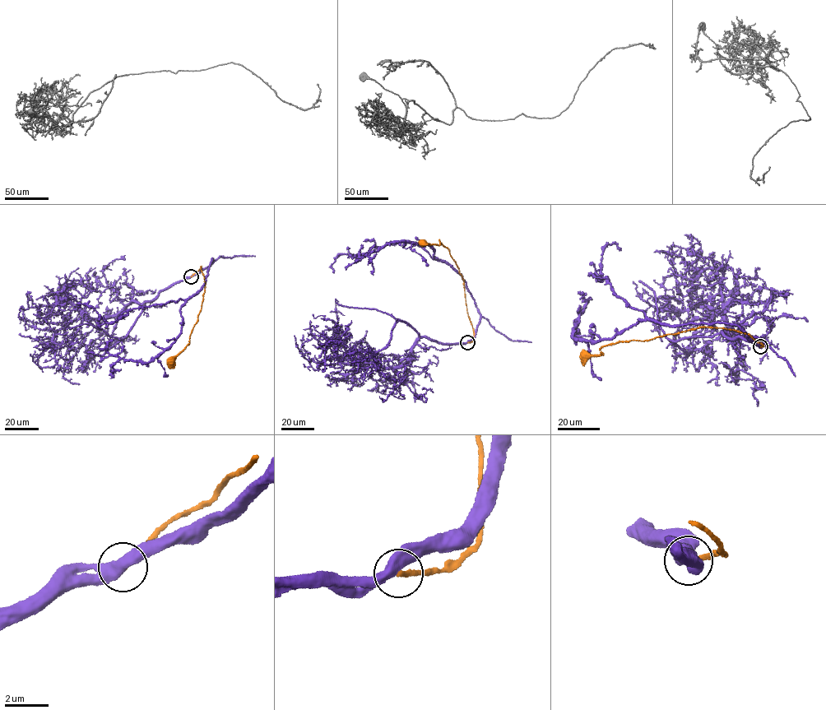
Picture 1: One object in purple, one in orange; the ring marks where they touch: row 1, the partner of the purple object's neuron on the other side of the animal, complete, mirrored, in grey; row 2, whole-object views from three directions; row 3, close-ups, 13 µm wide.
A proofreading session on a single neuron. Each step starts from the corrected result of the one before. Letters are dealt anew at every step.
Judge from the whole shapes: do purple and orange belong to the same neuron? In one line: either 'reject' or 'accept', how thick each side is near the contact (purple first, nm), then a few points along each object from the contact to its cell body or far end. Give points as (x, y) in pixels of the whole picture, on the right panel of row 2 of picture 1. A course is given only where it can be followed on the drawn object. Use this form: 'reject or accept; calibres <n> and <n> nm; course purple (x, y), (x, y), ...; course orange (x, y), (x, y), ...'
reject; calibres 500 and 190 nm; course purple (760, 347), (736, 325), (677, 327), (650, 318), (588, 341), (573, 338), (578, 319), (577, 335), (595, 338); course orange (760, 347), (763, 346), (748, 334), (702, 327), (645, 341), (621, 341), (600, 348), (602, 354), (583, 357)

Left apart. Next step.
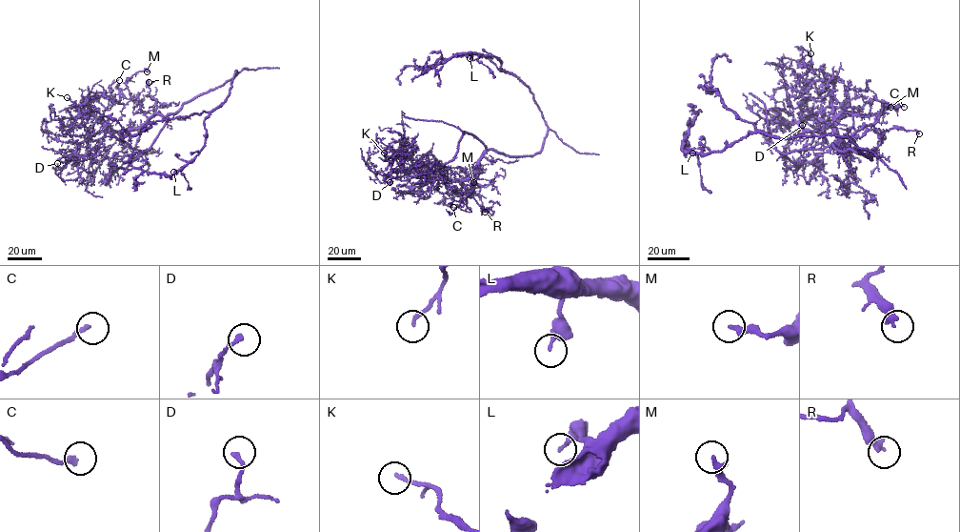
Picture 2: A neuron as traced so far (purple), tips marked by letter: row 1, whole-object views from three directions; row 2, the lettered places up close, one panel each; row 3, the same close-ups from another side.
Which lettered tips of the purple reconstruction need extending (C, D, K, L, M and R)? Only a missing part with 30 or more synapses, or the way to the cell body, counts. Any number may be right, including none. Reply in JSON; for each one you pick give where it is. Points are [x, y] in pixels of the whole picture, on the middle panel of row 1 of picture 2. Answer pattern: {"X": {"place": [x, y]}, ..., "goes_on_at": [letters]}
{"goes_on_at": []}

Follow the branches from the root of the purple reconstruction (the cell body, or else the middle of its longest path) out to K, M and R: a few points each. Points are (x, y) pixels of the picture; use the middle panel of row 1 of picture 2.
K: (542, 145), (525, 156), (488, 150), (472, 174), (450, 181), (414, 171), (402, 142), (390, 142), (384, 153)
M: (542, 145), (539, 152), (525, 156), (488, 150), (461, 189), (454, 188), (468, 193), (473, 182)
R: (542, 145), (539, 152), (525, 156), (485, 151), (478, 161), (482, 172), (476, 181), (485, 212)

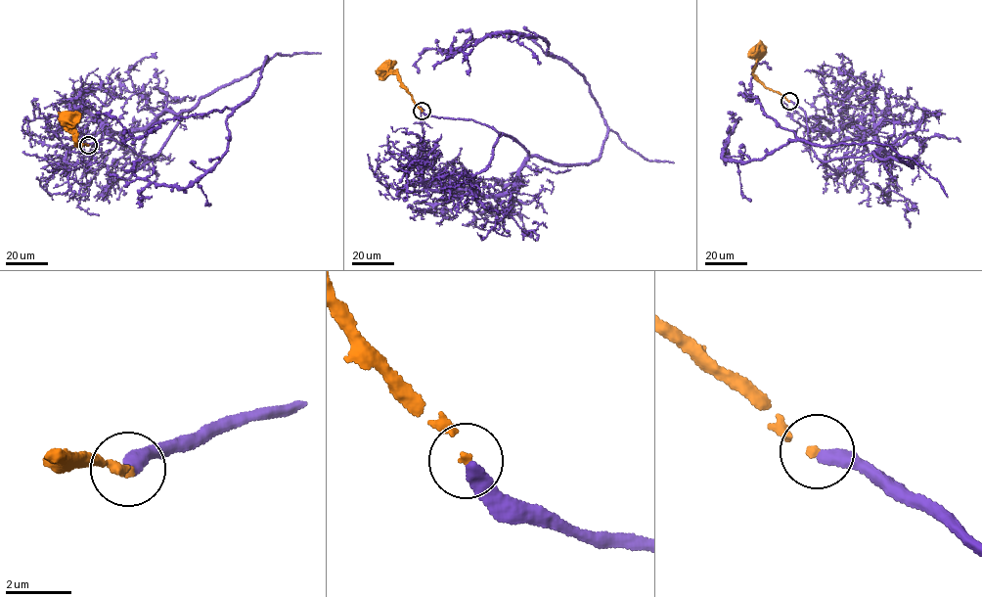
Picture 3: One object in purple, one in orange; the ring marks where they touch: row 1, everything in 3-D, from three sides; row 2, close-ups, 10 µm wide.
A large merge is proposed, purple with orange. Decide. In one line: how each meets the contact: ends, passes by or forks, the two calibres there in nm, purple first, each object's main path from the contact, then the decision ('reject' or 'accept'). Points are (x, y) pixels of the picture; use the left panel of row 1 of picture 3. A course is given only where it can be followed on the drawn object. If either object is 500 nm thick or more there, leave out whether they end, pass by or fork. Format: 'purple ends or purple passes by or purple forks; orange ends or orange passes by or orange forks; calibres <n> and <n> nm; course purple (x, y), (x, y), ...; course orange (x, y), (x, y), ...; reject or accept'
purple ends; orange ends; calibres 380 and 160 nm; course purple (87, 145), (153, 159), (181, 112), (268, 57), (220, 160), (139, 199); course orange (87, 145), (75, 144), (66, 117); accept

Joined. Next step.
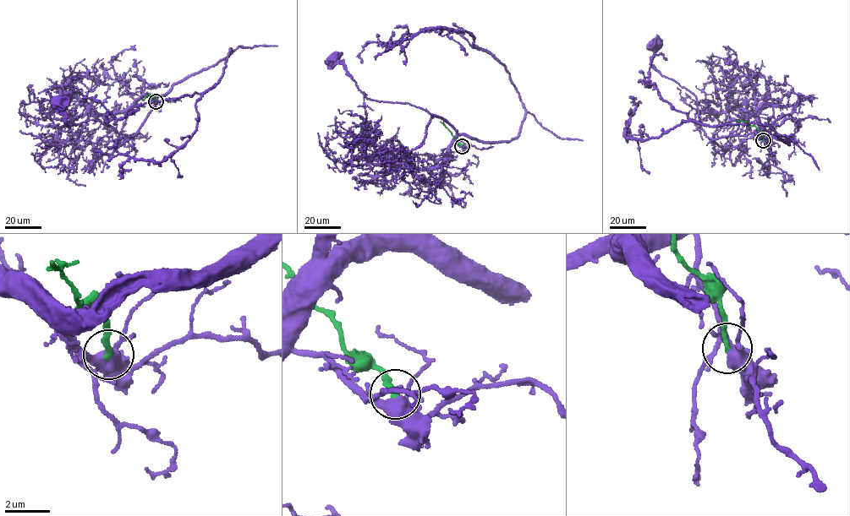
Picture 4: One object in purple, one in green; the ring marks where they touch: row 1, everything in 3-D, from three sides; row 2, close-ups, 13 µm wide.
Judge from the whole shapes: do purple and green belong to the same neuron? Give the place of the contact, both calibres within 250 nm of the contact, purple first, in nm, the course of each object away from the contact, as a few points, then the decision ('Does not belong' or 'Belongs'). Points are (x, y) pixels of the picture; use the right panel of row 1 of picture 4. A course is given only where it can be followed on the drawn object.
Place: (763, 140). Thickness 420 nm (purple) against 240 nm. Course of purple: (763, 140), (759, 131), (714, 139), (708, 137), (701, 127), (693, 93), (663, 76), (651, 63), (656, 41). Course of green: (763, 140), (754, 126), (737, 120). Does not belong

